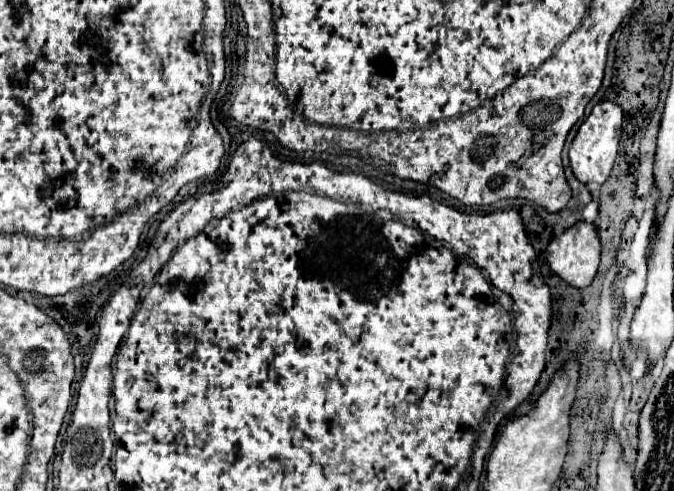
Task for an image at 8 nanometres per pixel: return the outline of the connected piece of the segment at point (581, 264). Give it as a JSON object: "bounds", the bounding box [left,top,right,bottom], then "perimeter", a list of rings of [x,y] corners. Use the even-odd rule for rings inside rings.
{"bounds":[547,221,601,289],"perimeter":[[[577,221],[573,227],[565,229],[559,237],[551,239],[547,247],[547,261],[551,271],[575,289],[585,289],[591,285],[599,267],[599,255],[601,255],[599,231],[595,225],[589,225],[585,221]]]}

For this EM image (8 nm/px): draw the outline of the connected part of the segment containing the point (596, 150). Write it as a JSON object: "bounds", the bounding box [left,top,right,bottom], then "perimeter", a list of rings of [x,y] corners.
{"bounds":[569,101,623,183],"perimeter":[[[599,101],[591,115],[587,117],[587,121],[579,127],[579,133],[575,135],[571,149],[569,149],[569,161],[571,161],[571,169],[573,175],[581,181],[581,183],[605,183],[615,157],[617,157],[617,147],[619,147],[619,137],[621,137],[621,123],[623,123],[623,109],[613,103],[613,101]]]}

